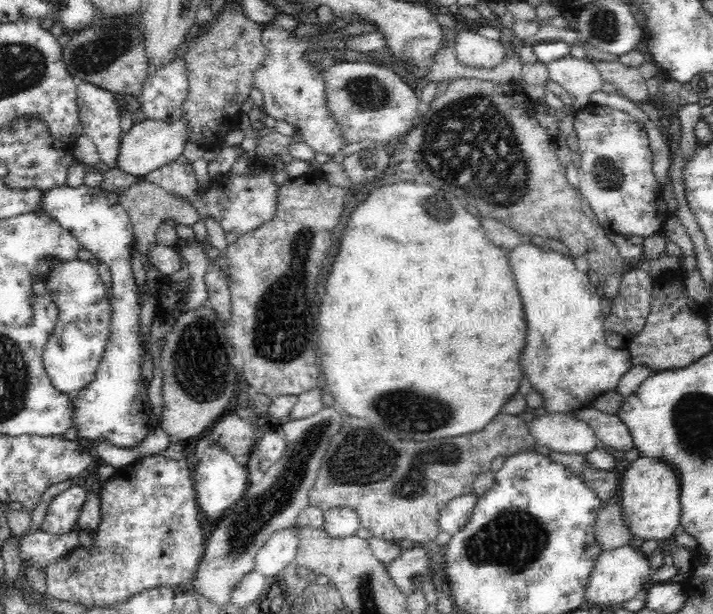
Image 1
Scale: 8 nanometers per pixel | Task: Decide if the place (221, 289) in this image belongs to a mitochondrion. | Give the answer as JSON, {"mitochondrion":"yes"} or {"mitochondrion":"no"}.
{"mitochondrion":"no"}

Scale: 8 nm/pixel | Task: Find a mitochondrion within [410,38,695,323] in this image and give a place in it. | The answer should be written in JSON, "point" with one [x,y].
{"point":[450,159]}

